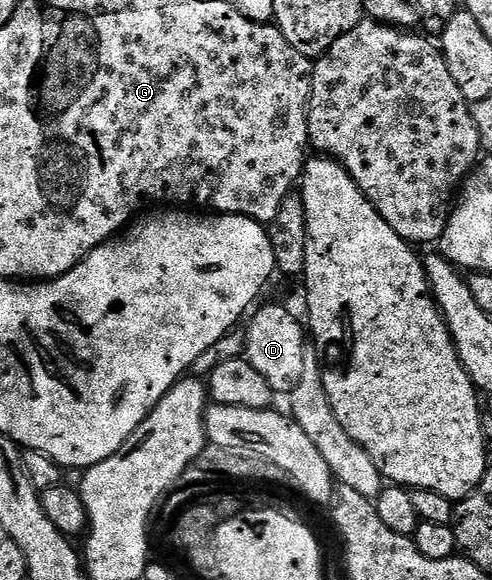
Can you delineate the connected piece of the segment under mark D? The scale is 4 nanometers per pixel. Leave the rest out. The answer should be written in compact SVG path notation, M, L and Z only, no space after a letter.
M265 305L261 310L259 309L248 318L248 321L250 320L249 330L245 329L243 333L245 337L244 358L251 363L251 367L255 367L255 371L259 371L259 375L263 375L263 379L267 379L267 383L271 383L274 394L288 395L295 387L299 387L299 379L303 379L303 359L307 352L307 346L305 346L305 337L307 341L306 326L302 322L300 325L296 315L281 305Z

